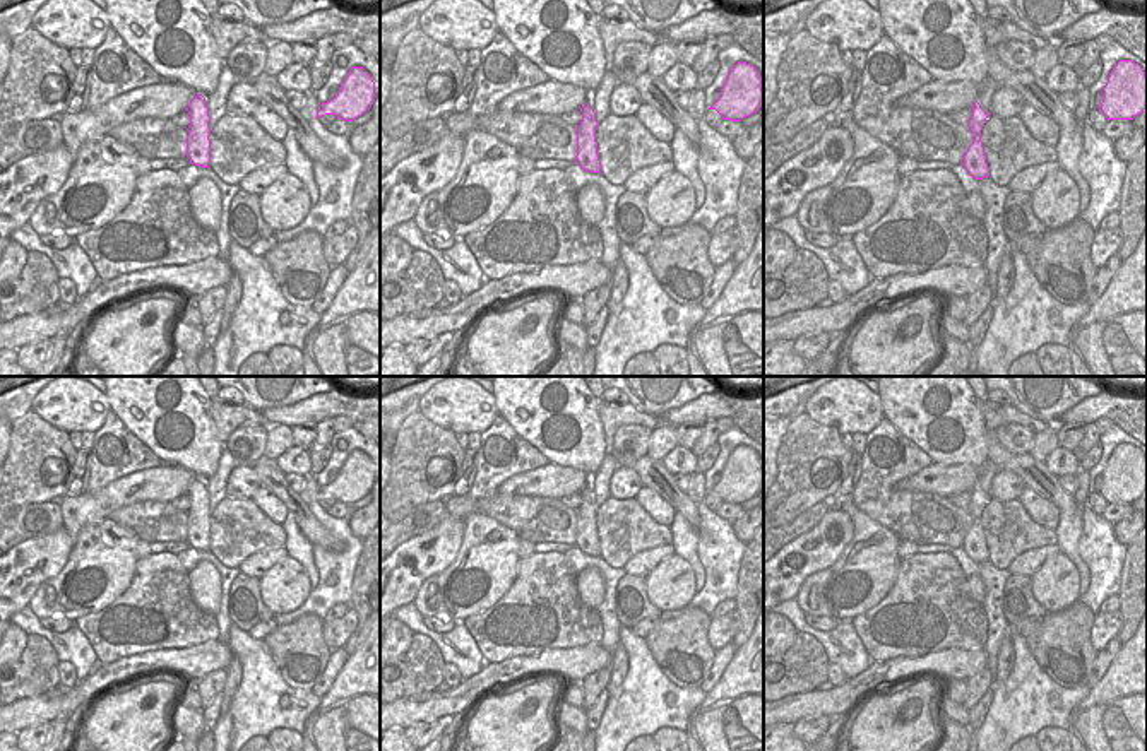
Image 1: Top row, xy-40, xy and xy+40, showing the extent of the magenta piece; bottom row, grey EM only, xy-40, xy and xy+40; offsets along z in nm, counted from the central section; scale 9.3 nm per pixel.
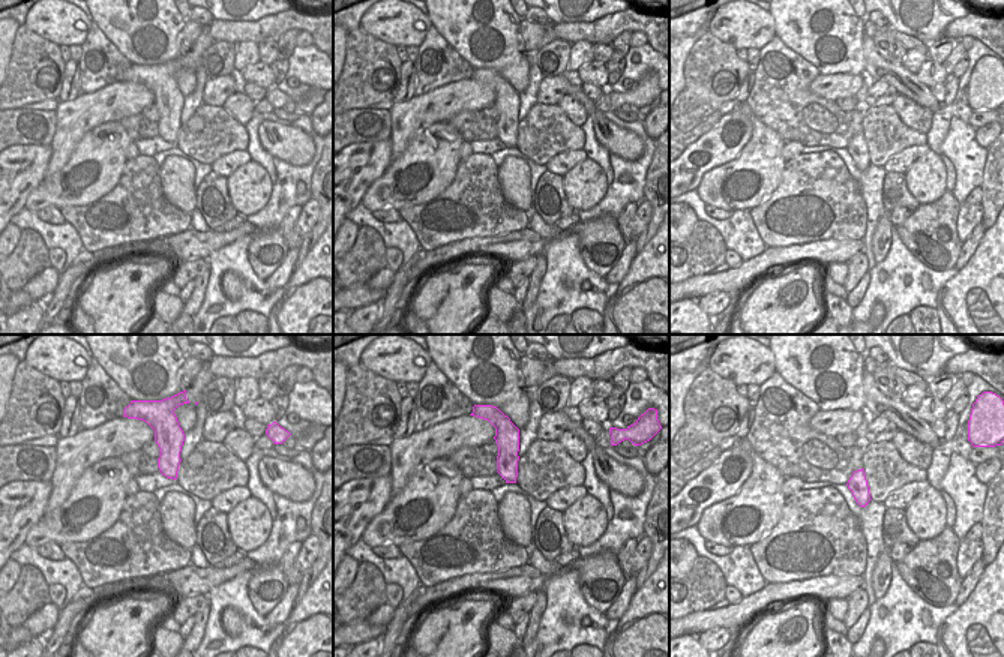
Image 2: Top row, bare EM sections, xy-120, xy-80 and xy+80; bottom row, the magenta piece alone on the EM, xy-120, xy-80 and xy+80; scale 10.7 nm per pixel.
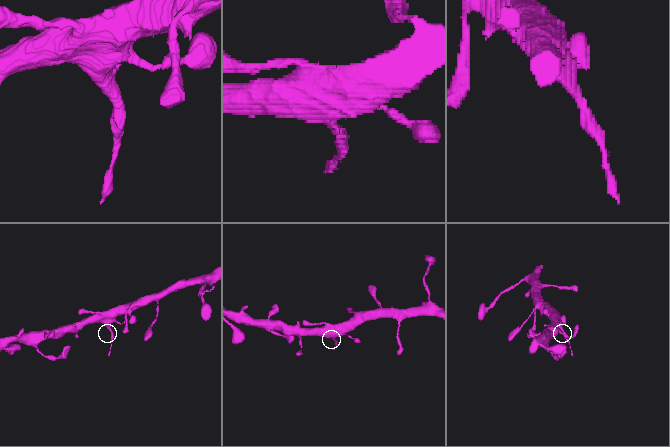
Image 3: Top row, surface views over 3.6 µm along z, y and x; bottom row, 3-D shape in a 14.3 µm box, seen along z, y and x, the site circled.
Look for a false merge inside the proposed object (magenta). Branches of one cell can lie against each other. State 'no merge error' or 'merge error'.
merge error

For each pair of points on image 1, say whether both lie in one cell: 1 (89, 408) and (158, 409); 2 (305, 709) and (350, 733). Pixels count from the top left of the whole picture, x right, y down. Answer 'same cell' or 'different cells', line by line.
1: different cells
2: different cells

